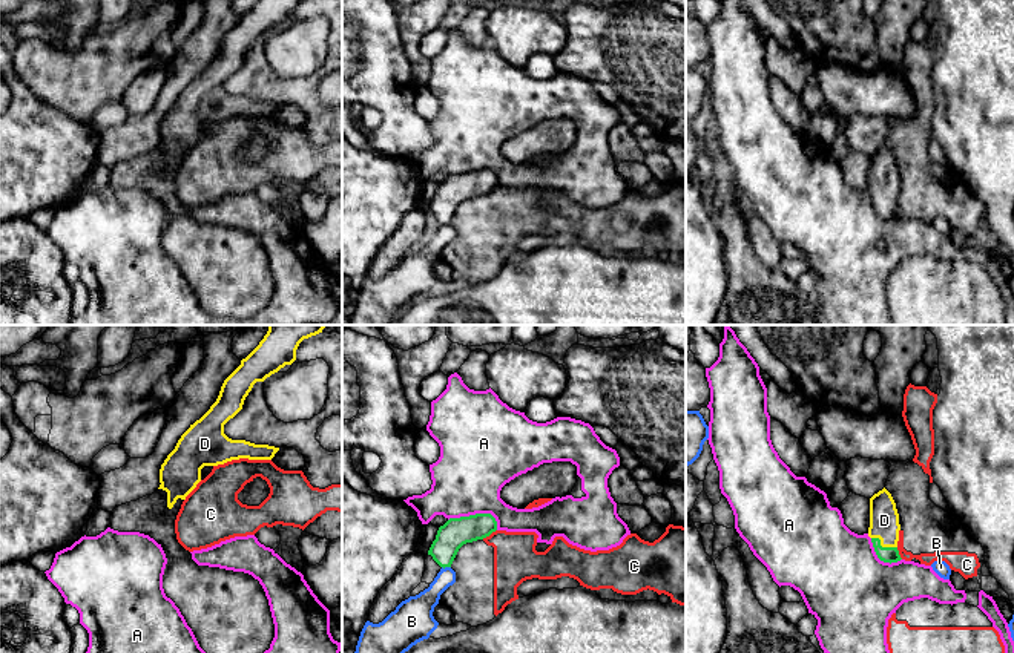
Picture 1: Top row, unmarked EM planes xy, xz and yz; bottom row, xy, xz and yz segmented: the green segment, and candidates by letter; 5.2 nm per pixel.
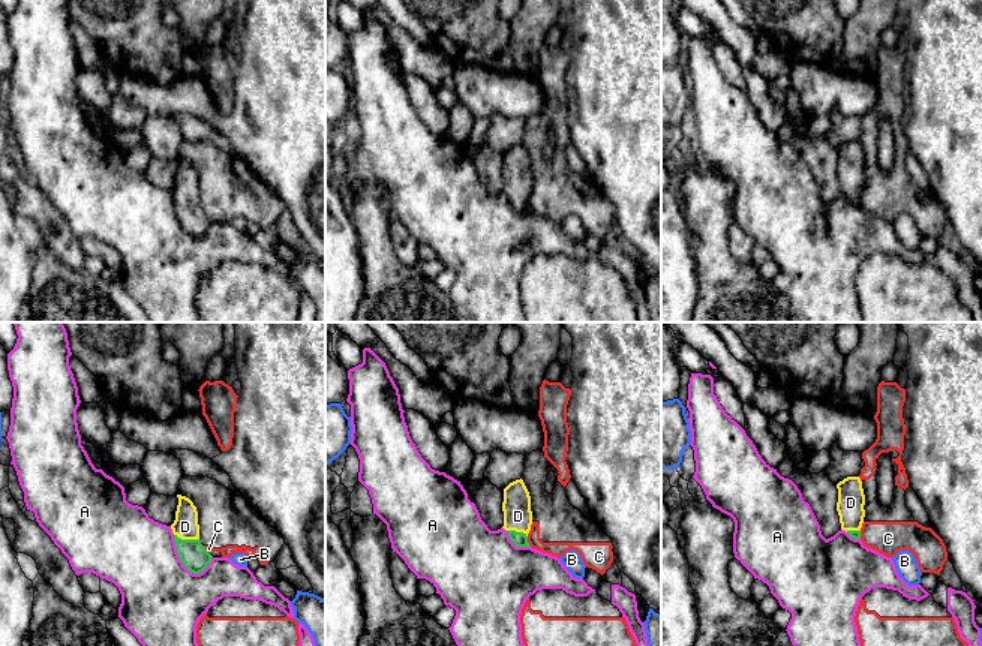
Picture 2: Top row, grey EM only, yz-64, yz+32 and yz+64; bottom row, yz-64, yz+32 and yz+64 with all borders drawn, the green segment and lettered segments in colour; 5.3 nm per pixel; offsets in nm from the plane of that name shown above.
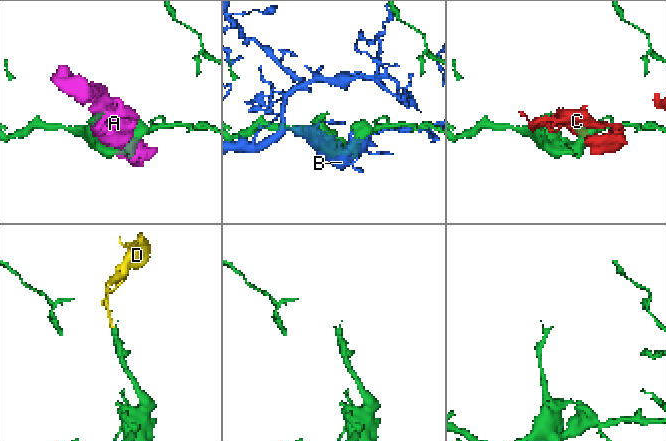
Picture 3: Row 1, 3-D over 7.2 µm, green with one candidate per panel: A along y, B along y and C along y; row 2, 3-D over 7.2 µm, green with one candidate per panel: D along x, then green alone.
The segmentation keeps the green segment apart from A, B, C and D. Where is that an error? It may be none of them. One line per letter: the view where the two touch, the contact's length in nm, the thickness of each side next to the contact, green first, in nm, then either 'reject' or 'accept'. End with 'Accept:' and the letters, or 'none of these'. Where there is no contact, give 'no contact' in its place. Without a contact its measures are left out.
A: meets green in xz; contact 280 nm long; 150 nm thick on the green side, 360 nm on the other; reject
B: meets green in xz; contact 50 nm long; 150 nm thick on the green side, 130 nm on the other; reject
C: meets green in xz; contact 90 nm long; 150 nm thick on the green side, 240 nm on the other; reject
D: meets green in yz; contact 150 nm long; 80 nm thick on the green side, 160 nm on the other; accept
Accept: D

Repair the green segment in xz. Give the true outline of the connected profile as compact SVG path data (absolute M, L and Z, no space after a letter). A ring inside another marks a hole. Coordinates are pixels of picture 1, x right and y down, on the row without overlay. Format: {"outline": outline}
{"outline": "M491 170L449 175L439 184L428 212L440 224L451 224L459 205L477 196L483 196L497 187L497 178Z"}

